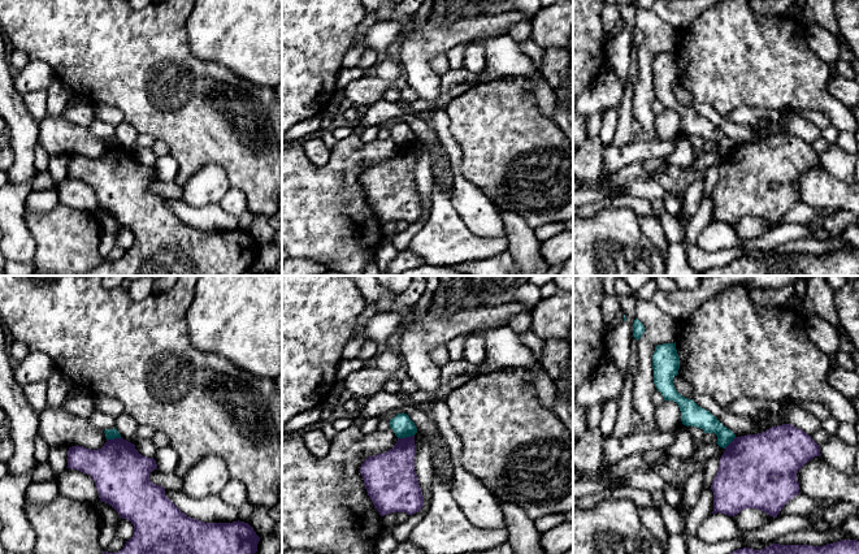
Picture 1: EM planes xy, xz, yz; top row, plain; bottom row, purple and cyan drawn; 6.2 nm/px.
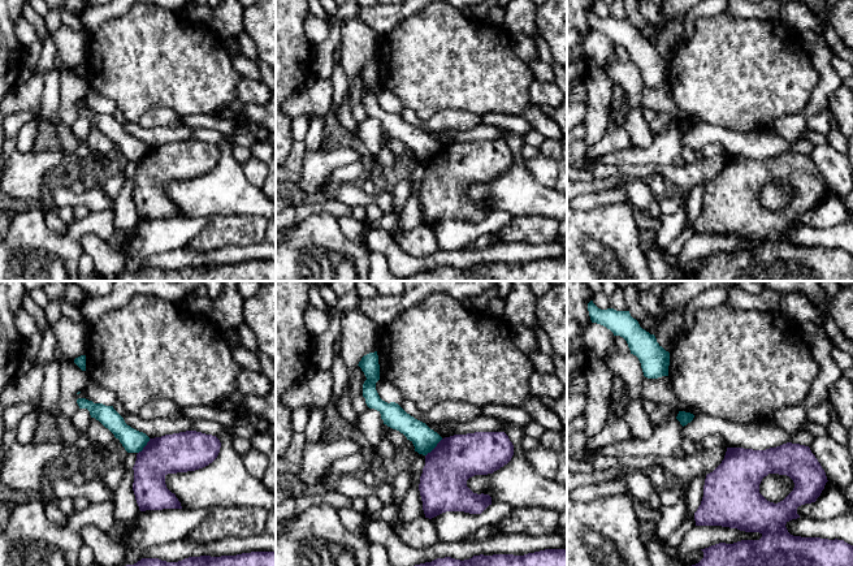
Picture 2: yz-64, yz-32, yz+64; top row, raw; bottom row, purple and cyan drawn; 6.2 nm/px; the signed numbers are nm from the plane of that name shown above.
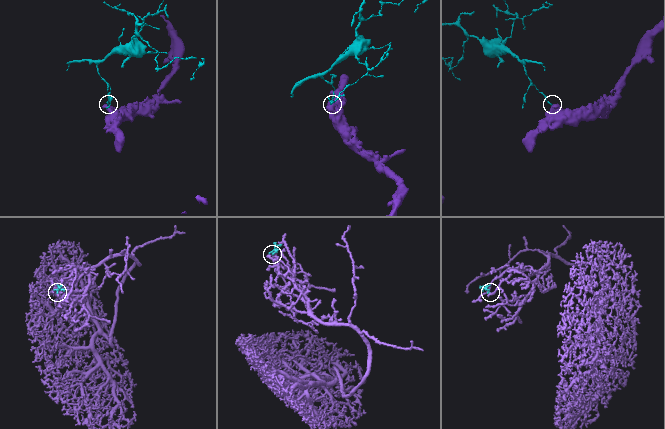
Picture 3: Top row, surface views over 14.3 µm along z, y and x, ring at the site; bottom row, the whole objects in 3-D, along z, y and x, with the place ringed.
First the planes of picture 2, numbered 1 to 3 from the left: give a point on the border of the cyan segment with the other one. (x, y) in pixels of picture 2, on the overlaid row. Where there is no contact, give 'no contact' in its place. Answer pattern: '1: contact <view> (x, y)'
1: contact yz-64 (144, 446)
2: contact yz-32 (434, 448)
3: no contact

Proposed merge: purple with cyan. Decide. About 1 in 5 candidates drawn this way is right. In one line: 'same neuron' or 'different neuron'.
different neuron

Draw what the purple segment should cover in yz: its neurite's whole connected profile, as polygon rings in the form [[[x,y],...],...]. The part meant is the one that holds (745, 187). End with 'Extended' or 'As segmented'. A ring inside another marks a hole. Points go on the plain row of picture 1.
[[[793,133],[772,135],[763,142],[733,147],[720,166],[717,182],[712,190],[713,220],[736,225],[745,217],[756,217],[777,226],[784,215],[799,202],[798,179],[815,165],[820,155]]]. As segmented

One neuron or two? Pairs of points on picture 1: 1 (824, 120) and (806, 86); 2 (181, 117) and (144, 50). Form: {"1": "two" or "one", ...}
{"1": "two", "2": "one"}

